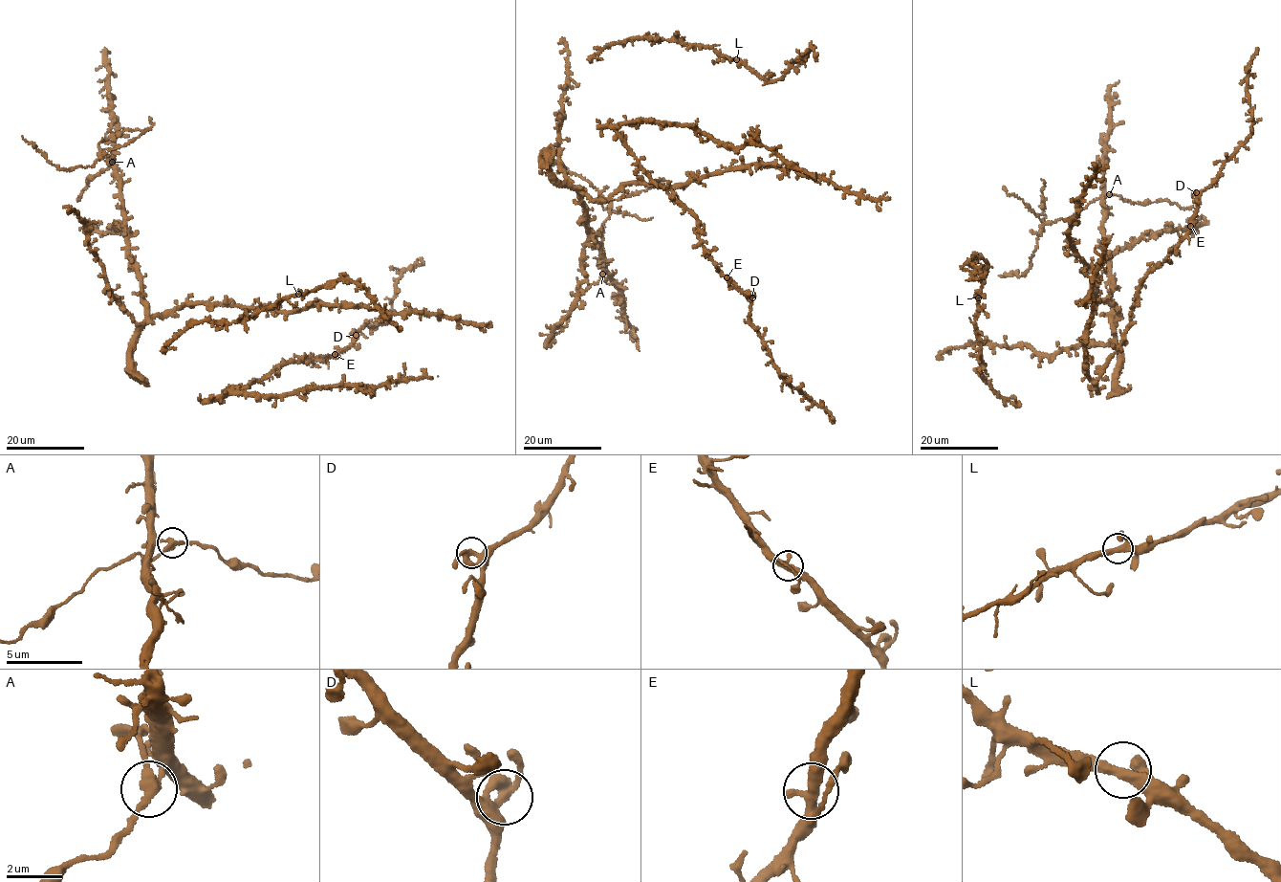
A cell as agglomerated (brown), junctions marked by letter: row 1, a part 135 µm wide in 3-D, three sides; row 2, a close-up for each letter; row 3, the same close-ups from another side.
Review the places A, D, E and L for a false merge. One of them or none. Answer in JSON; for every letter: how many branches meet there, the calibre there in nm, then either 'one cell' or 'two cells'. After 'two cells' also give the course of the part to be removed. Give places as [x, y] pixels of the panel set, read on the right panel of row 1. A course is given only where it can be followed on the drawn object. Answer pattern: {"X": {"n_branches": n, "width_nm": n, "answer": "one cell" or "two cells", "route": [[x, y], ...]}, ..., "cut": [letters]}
{"A": {"n_branches": 3, "width_nm": 280, "answer": "two cells", "route": [[1109, 194], [1090, 201], [1071, 219], [1046, 223], [1025, 275], [999, 275]]}, "D": {"n_branches": 3, "width_nm": 360, "answer": "one cell"}, "E": {"n_branches": 3, "width_nm": 360, "answer": "one cell"}, "L": {"n_branches": 3, "width_nm": 340, "answer": "one cell"}, "cut": ["A"]}

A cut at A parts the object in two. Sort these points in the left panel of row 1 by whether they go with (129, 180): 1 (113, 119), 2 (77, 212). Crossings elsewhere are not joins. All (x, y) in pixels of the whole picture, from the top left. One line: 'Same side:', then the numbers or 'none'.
Same side: 1, 2

